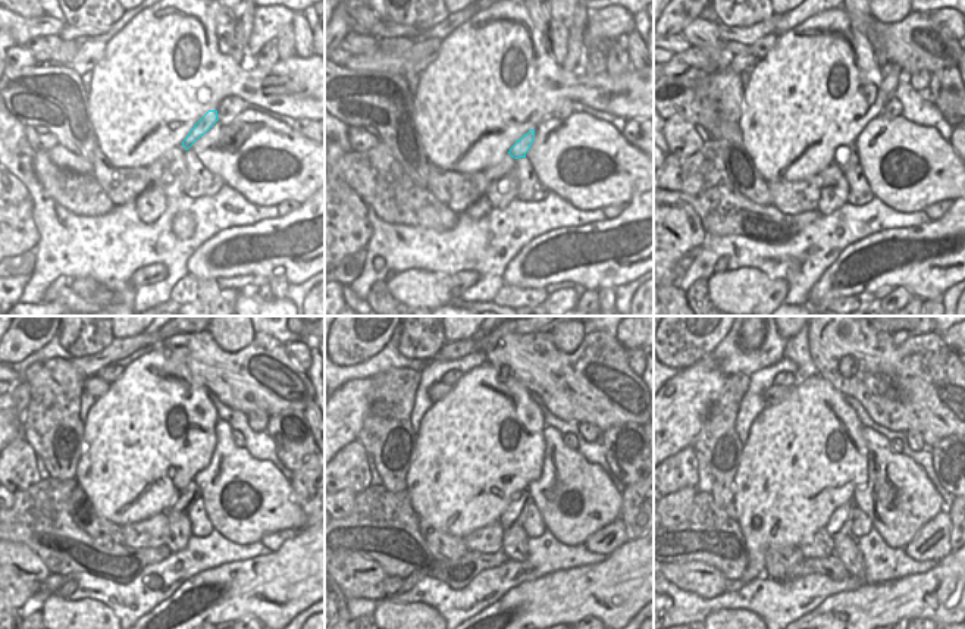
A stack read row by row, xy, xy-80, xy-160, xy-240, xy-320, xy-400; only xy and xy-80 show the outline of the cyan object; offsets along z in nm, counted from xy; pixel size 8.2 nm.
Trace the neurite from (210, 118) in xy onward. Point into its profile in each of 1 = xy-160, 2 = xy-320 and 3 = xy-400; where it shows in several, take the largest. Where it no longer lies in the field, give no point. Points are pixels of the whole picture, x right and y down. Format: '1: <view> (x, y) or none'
1: xy-160 (846, 156)
2: xy-320 (514, 513)
3: xy-400 (839, 523)

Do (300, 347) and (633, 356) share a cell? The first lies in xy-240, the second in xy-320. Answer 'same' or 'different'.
same

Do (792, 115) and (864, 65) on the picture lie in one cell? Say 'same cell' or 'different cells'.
same cell

